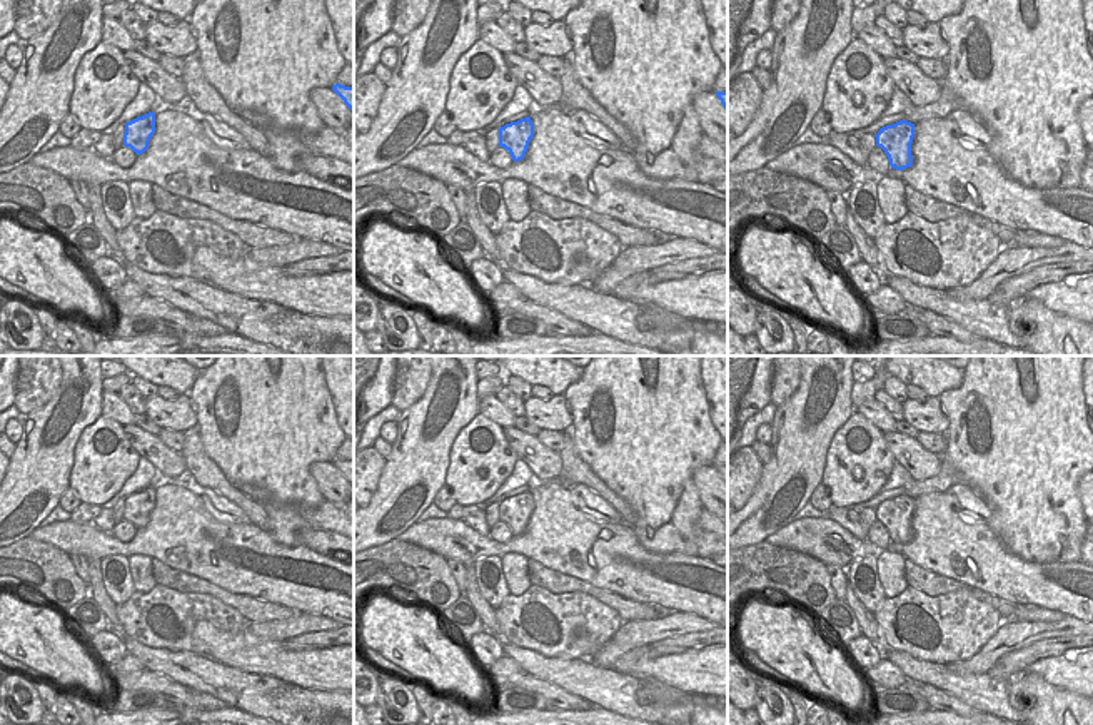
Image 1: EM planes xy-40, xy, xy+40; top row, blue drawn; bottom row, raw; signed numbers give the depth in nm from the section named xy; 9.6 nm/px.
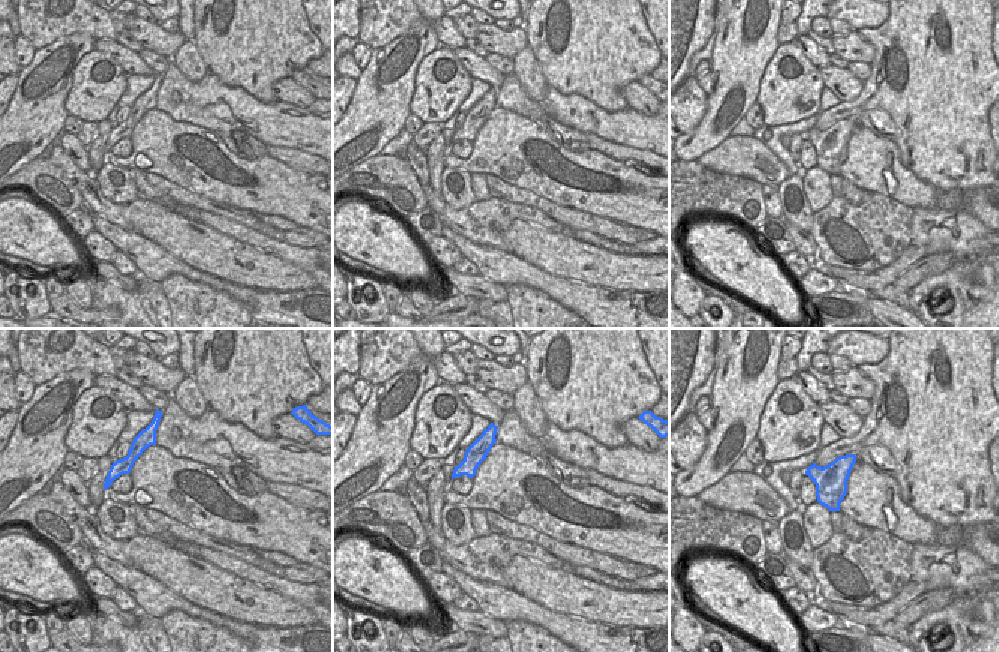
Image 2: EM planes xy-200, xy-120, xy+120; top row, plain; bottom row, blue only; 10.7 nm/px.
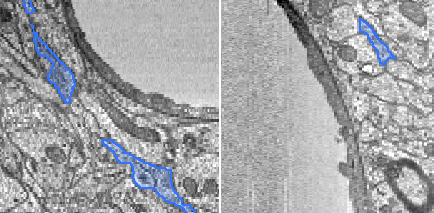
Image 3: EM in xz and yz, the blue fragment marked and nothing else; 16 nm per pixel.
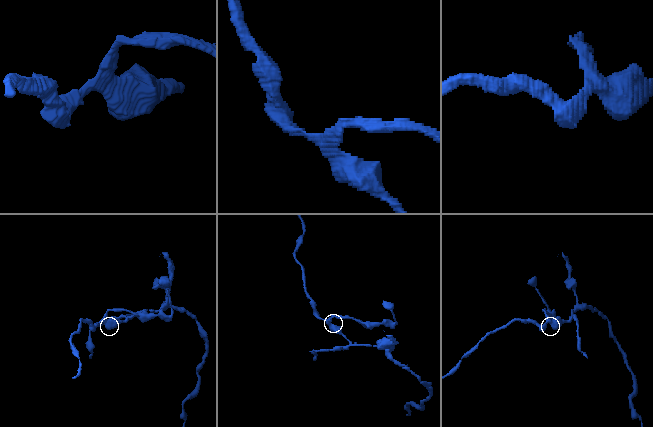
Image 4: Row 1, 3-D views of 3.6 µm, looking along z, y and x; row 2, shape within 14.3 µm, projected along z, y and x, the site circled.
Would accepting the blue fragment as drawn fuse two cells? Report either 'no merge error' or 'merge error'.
merge error

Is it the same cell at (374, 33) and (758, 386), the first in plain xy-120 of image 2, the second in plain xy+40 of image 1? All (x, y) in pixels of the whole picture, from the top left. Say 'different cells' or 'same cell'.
different cells

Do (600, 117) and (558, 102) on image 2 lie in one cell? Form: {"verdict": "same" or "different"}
{"verdict": "same"}

